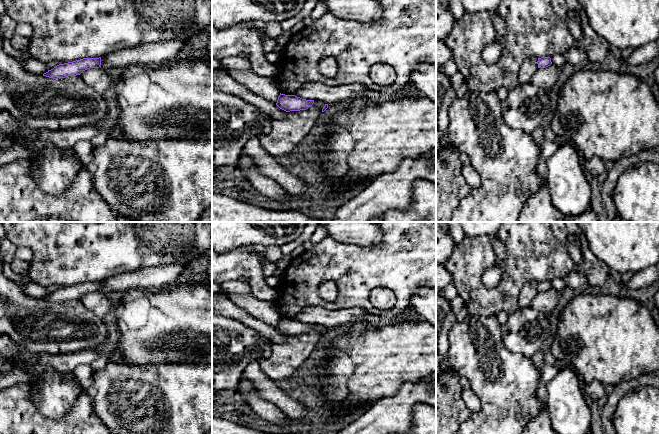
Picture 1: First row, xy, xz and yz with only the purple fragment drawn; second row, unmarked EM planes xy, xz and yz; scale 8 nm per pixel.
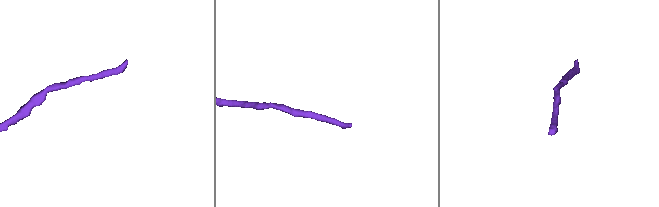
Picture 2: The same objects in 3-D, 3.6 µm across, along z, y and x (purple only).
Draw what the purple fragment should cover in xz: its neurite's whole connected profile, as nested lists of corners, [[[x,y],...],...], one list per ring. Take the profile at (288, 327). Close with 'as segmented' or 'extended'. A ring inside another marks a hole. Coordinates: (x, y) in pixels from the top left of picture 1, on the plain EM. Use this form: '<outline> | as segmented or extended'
[[[280,317],[276,329],[280,333],[290,336],[306,334],[311,331],[313,327],[314,324],[306,324],[295,319],[285,319]]] | as segmented

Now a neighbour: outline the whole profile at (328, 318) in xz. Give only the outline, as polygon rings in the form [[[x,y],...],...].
[[[319,306],[302,309],[295,320],[306,324],[318,324],[326,328],[350,326],[365,319],[367,311],[361,308],[344,308],[329,310]]]

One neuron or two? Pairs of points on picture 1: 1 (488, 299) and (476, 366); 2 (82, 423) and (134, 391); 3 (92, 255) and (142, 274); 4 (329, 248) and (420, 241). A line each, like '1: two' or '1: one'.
1: two
2: two
3: two
4: one

